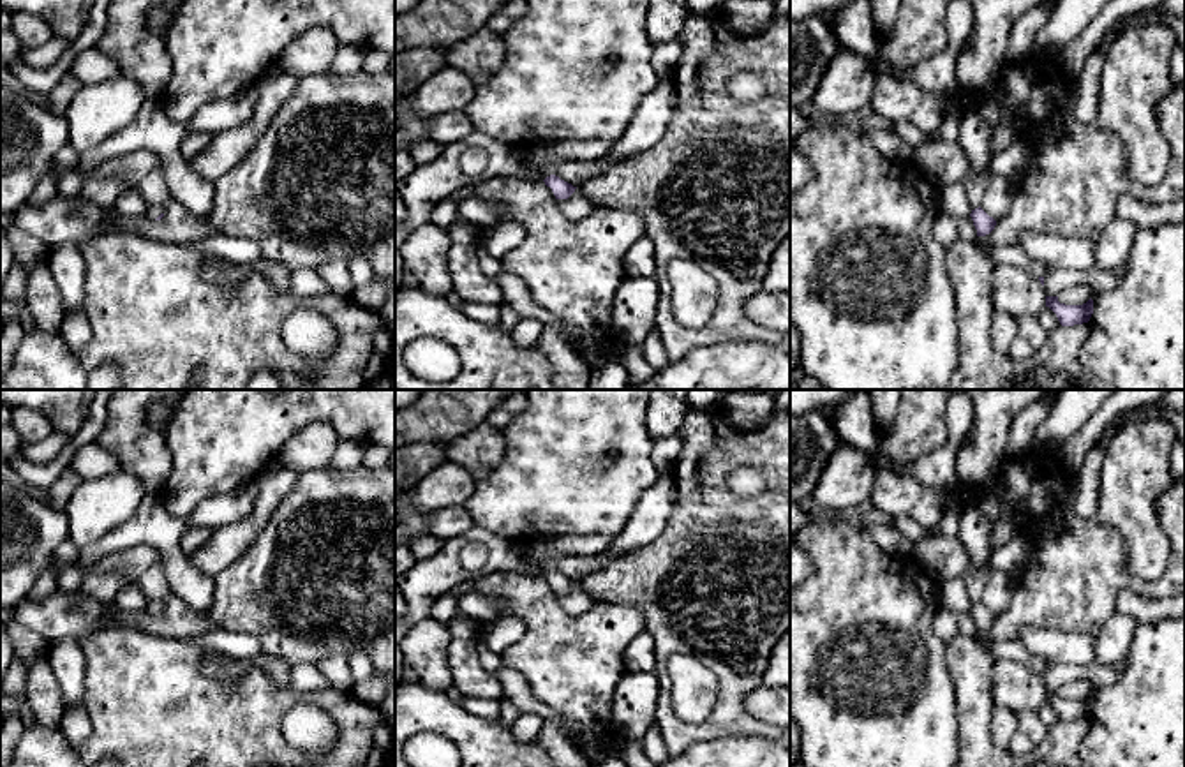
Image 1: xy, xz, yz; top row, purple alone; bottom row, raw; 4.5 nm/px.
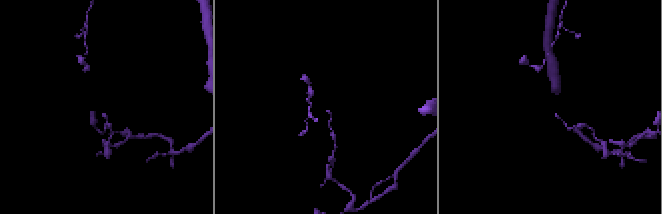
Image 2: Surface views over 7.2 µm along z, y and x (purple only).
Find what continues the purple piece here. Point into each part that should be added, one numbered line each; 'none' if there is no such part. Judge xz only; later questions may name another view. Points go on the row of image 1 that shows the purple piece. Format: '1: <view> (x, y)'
none

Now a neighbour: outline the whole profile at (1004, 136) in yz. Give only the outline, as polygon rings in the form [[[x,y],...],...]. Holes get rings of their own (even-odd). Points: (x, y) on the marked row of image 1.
[[[998,125],[993,127],[993,138],[991,138],[991,152],[993,155],[1012,143],[1019,141],[1019,136],[1014,127],[1010,125]]]

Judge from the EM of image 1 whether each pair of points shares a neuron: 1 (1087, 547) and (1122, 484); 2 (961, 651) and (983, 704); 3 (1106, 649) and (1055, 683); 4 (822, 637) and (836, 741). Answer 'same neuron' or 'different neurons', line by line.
1: different neurons
2: same neuron
3: different neurons
4: same neuron

